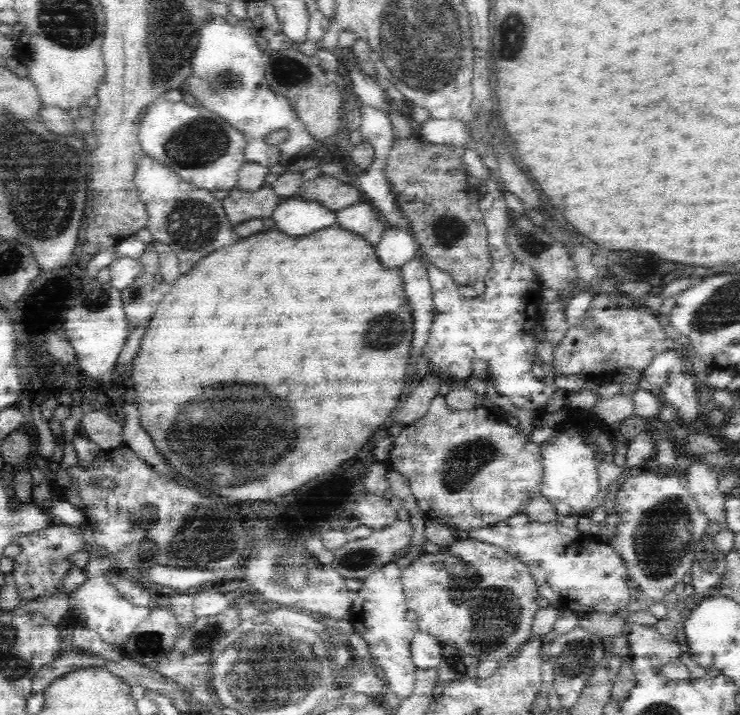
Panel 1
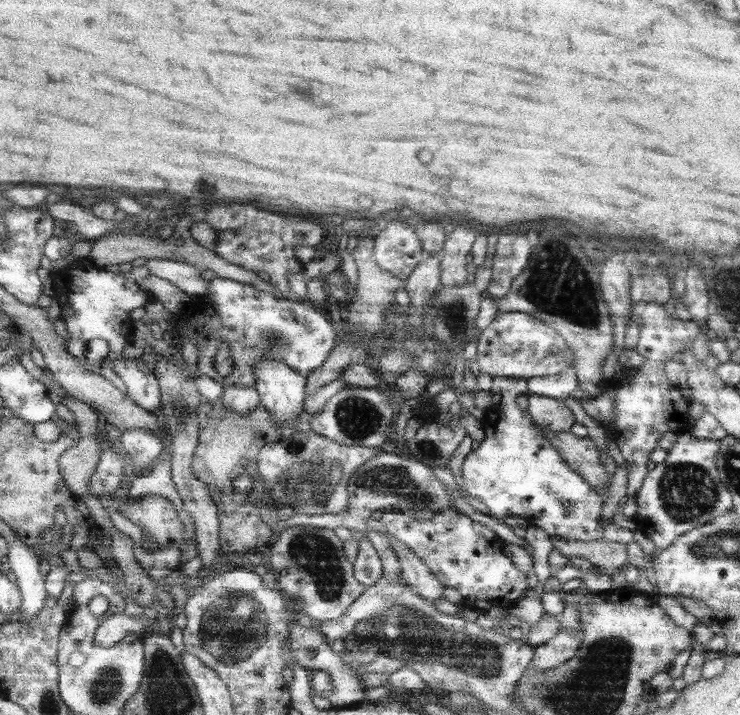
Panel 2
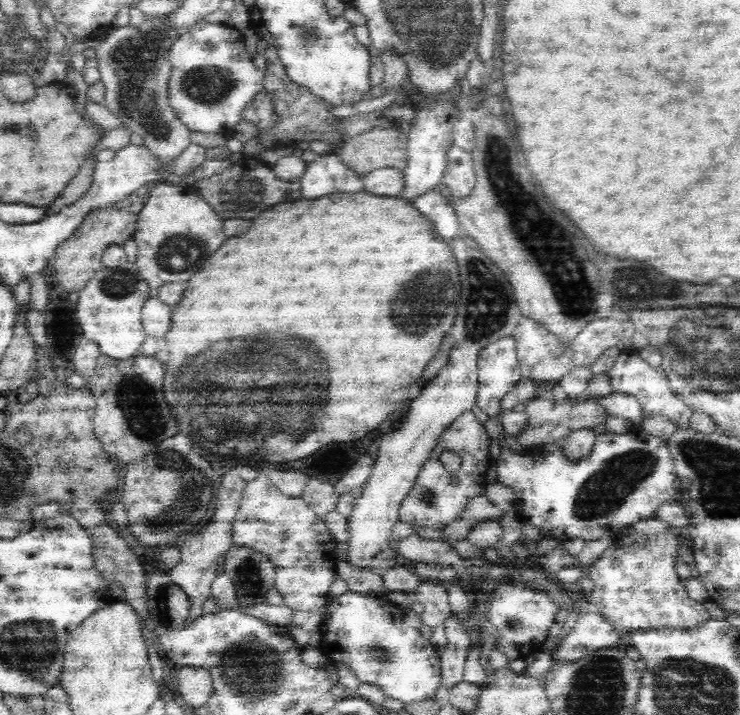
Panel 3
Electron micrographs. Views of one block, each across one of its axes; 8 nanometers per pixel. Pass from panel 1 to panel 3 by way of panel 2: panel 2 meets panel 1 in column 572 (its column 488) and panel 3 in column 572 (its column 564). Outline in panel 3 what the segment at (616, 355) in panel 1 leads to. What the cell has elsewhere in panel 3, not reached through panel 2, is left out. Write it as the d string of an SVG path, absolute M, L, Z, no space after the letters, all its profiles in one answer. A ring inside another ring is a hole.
M523 317L519 326L516 326L513 338L521 376L531 378L534 383L538 383L533 398L536 400L540 399L542 388L554 386L554 384L558 385L559 380L565 374L568 374L568 371L572 368L590 367L605 350L612 348L612 346L619 346L627 335L628 332L625 330L622 321L612 320L610 317L596 318L580 332L580 335L574 341L559 342L560 339L556 339L552 333L548 333L548 330L544 329L542 325ZM542 381L546 381L547 384L542 385Z

